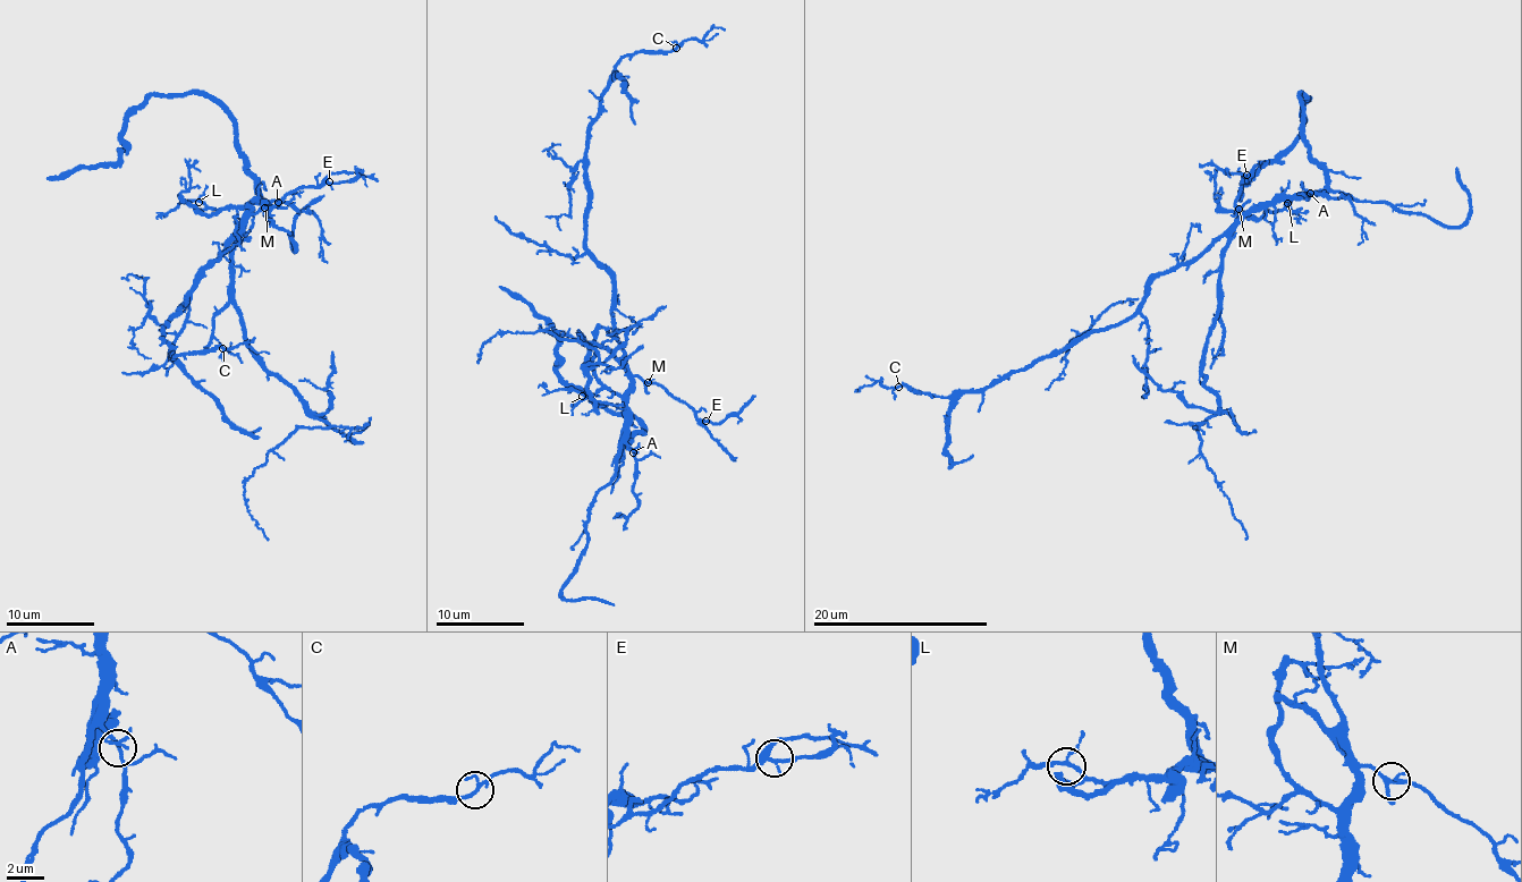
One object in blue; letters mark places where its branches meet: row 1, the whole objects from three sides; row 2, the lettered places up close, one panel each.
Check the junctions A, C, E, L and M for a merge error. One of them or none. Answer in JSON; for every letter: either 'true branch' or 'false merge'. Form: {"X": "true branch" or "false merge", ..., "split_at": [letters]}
{"A": "true branch", "C": "true branch", "E": "true branch", "L": "true branch", "M": "true branch", "split_at": []}

